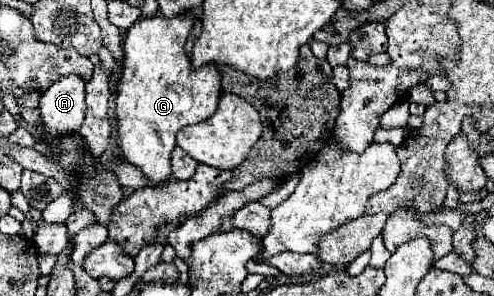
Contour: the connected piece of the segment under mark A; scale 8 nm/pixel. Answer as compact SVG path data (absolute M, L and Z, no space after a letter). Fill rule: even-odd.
M79 76L55 80L43 92L39 110L47 132L55 136L77 132L85 118L85 80Z

